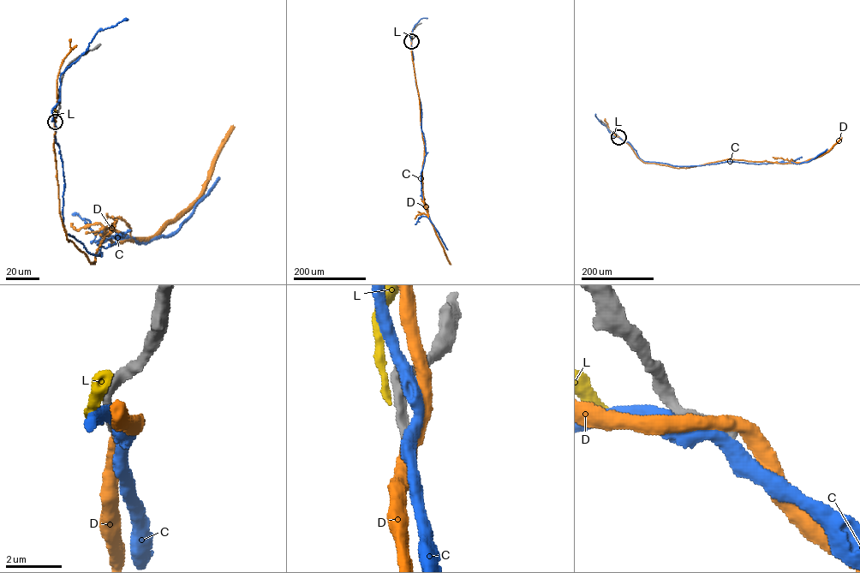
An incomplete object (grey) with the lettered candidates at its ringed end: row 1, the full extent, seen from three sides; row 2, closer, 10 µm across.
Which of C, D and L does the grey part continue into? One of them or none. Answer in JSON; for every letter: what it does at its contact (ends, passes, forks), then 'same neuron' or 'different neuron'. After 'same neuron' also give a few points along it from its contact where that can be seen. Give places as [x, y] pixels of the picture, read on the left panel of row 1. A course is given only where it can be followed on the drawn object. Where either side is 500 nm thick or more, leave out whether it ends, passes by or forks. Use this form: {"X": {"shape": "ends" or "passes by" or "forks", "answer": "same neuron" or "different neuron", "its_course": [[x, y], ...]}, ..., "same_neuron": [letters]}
{"C": {"shape": "passes by", "answer": "different neuron"}, "D": {"shape": "passes by", "answer": "different neuron"}, "L": {"shape": "ends", "answer": "different neuron"}, "same_neuron": []}

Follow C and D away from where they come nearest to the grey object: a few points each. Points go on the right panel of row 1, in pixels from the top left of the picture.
C: (618, 137), (628, 142), (644, 161), (678, 166), (730, 161), (800, 164), (815, 158), (827, 149)
D: (618, 136), (643, 162), (677, 168), (726, 159), (800, 163)

